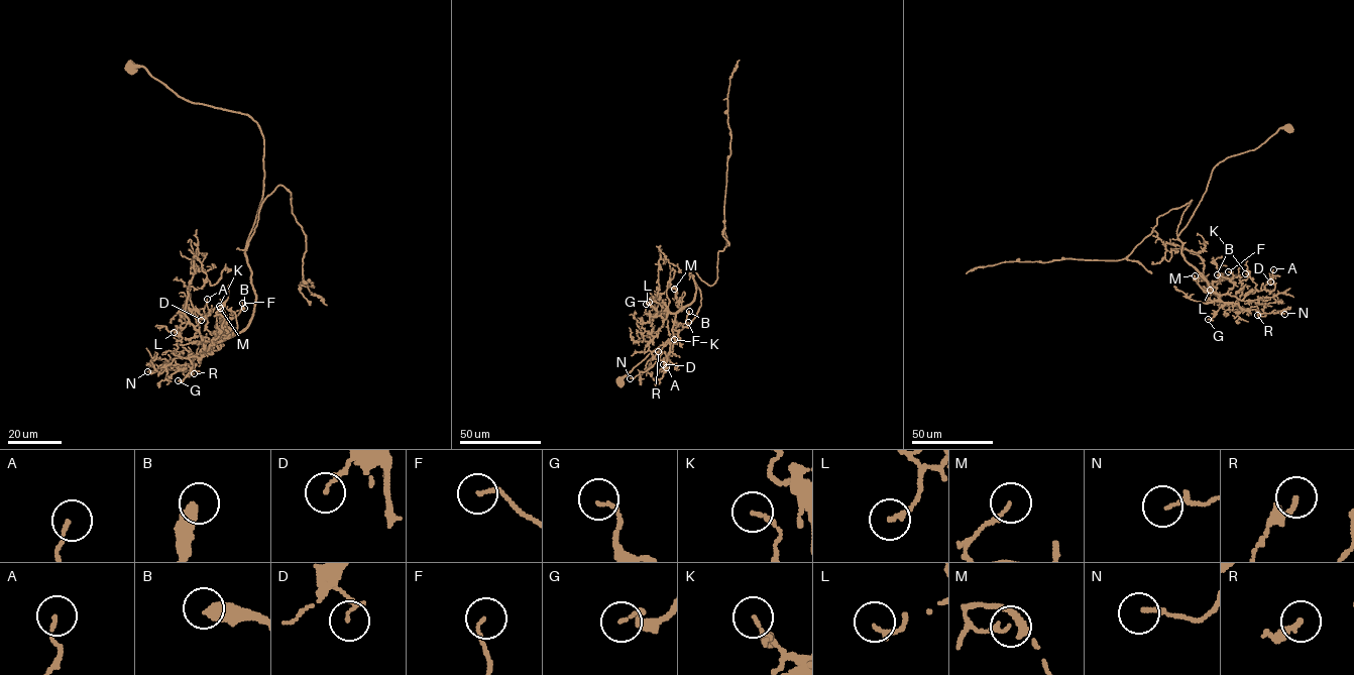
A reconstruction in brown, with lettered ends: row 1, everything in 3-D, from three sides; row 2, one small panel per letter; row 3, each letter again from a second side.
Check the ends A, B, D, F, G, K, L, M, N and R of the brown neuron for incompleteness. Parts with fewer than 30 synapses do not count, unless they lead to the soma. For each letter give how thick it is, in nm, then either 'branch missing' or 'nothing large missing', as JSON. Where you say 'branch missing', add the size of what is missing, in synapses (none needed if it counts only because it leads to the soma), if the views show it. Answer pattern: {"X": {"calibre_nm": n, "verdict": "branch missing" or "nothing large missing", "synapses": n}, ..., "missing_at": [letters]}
{"A": {"calibre_nm": 120, "verdict": "nothing large missing"}, "B": {"calibre_nm": 440, "verdict": "nothing large missing"}, "D": {"calibre_nm": 100, "verdict": "nothing large missing"}, "F": {"calibre_nm": 120, "verdict": "nothing large missing"}, "G": {"calibre_nm": 100, "verdict": "nothing large missing"}, "K": {"calibre_nm": 160, "verdict": "nothing large missing"}, "L": {"calibre_nm": 170, "verdict": "nothing large missing"}, "M": {"calibre_nm": 120, "verdict": "nothing large missing"}, "N": {"calibre_nm": 140, "verdict": "nothing large missing"}, "R": {"calibre_nm": 180, "verdict": "nothing large missing"}, "missing_at": []}

